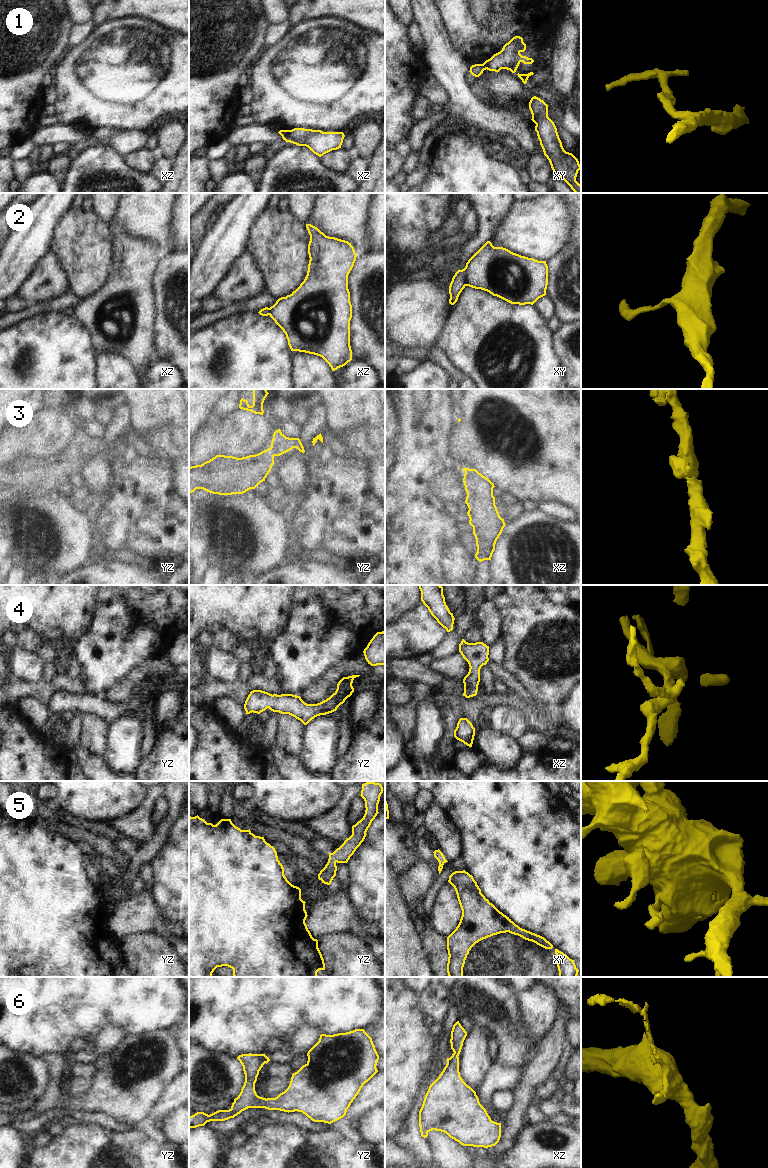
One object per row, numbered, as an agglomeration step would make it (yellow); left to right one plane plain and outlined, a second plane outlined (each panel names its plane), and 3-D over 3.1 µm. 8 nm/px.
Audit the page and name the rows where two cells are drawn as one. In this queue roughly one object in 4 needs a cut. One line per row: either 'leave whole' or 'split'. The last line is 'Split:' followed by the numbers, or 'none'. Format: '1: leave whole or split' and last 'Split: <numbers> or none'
1: split
2: split
3: leave whole
4: leave whole
5: leave whole
6: leave whole
Split: 1, 2

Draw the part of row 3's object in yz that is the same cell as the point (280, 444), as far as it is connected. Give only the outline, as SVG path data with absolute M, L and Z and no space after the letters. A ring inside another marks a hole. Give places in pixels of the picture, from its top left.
M280 429L273 434L271 447L242 458L216 455L201 465L189 467L189 494L196 489L219 495L243 494L255 489L271 471L274 457L293 448L304 453L299 438L286 437Z

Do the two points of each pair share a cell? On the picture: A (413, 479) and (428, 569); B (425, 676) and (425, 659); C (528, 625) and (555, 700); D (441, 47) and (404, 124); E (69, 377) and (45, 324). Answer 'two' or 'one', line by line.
A: one
B: two
C: one
D: two
E: one

